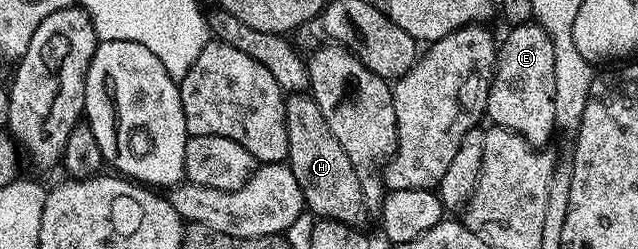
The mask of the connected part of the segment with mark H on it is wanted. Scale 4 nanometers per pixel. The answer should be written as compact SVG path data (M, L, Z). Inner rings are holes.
M290 93L285 99L285 119L289 141L287 164L305 192L308 213L321 220L360 227L367 211L363 188L359 188L359 176L351 160L347 160L347 152L343 152L343 144L339 144L335 132L327 128L327 120L323 112L319 112L319 104L315 104L312 93Z

